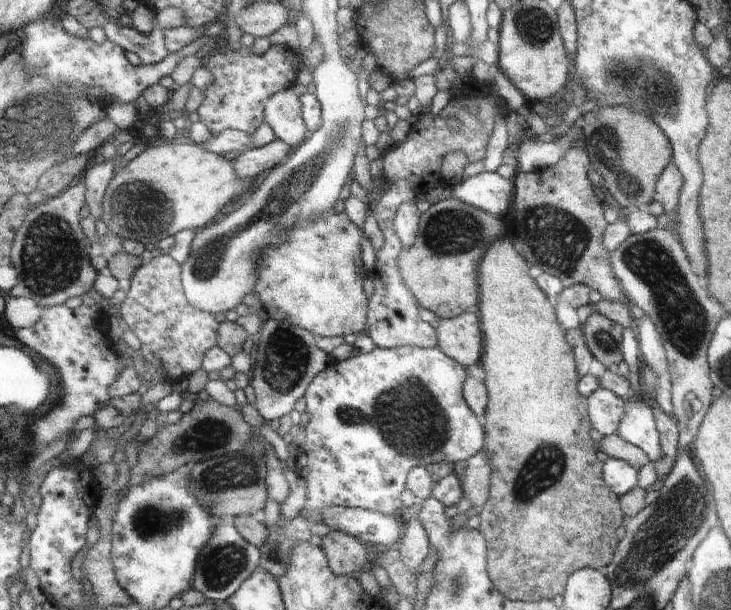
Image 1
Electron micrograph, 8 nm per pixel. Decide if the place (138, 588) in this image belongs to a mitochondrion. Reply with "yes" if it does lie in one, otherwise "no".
no

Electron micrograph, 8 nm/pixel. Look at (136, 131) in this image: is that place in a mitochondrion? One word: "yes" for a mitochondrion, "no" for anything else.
no

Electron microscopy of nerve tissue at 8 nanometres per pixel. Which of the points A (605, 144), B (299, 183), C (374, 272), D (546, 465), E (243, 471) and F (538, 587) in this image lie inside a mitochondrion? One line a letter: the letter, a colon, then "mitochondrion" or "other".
A: mitochondrion
B: mitochondrion
C: other
D: mitochondrion
E: mitochondrion
F: other

